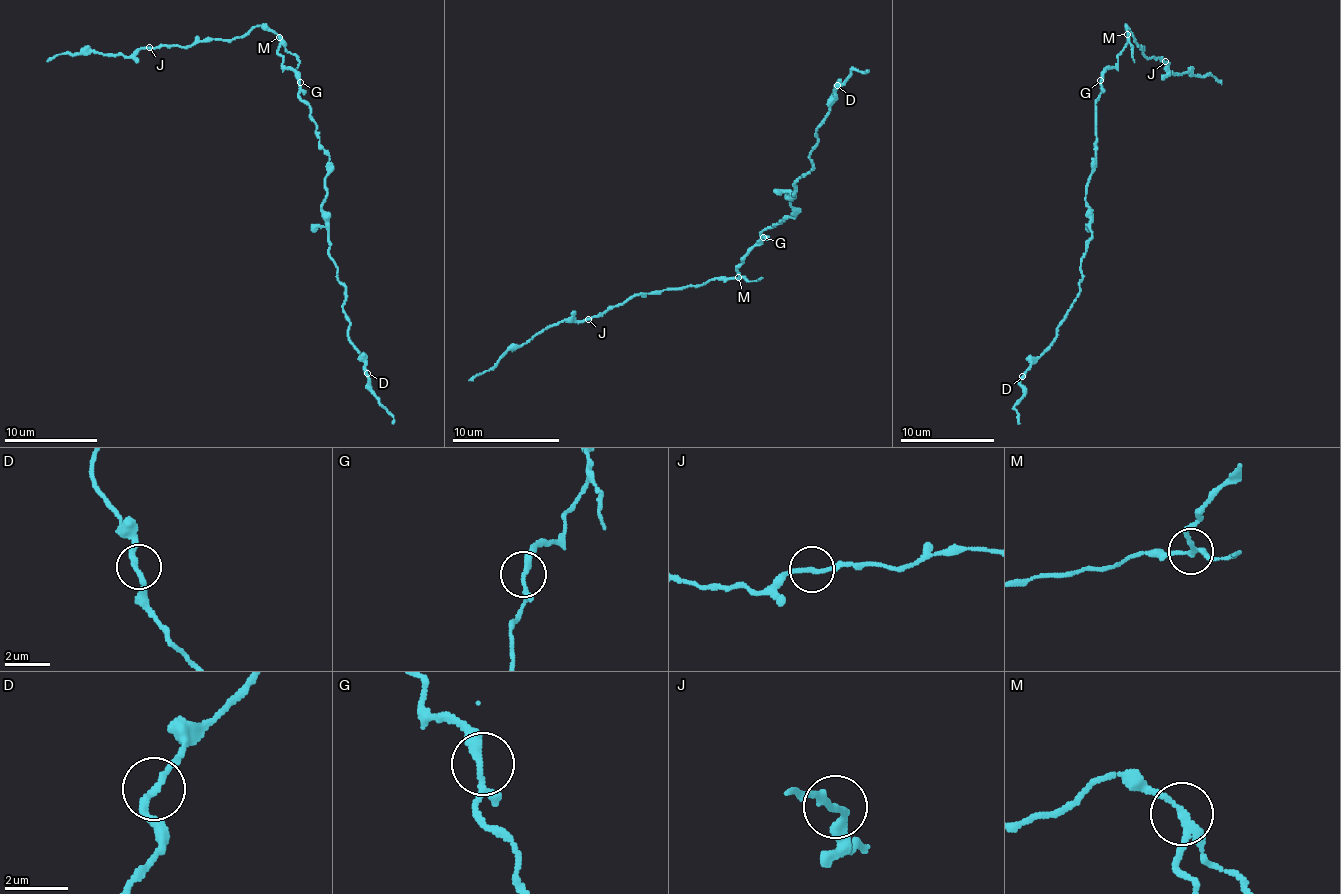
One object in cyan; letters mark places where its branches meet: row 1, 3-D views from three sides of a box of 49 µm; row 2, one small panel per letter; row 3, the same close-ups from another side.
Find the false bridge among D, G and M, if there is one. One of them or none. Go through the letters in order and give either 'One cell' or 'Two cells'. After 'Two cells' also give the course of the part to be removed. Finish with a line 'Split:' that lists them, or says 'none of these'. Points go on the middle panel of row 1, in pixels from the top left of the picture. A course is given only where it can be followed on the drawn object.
D: One cell
G: One cell
M: Two cells. Course of the part to remove: (739, 277), (642, 292), (580, 321), (547, 325), (469, 379)
Split: M

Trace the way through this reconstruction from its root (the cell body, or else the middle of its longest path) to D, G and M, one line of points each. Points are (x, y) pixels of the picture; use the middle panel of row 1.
D: (773, 224), (794, 216), (785, 196), (812, 169), (816, 130), (837, 85)
G: (773, 224), (763, 231), (763, 237)
M: (773, 224), (765, 228), (741, 260), (736, 268), (739, 277)

